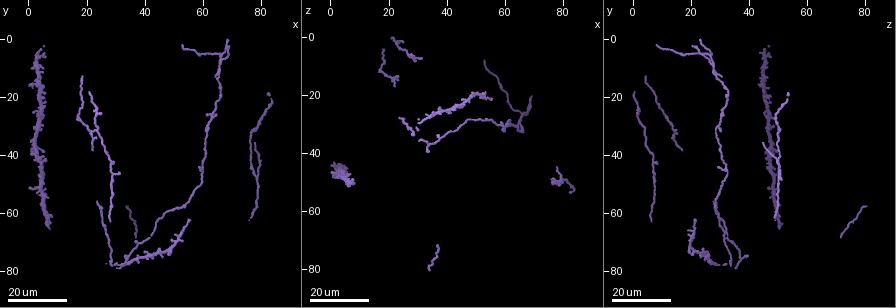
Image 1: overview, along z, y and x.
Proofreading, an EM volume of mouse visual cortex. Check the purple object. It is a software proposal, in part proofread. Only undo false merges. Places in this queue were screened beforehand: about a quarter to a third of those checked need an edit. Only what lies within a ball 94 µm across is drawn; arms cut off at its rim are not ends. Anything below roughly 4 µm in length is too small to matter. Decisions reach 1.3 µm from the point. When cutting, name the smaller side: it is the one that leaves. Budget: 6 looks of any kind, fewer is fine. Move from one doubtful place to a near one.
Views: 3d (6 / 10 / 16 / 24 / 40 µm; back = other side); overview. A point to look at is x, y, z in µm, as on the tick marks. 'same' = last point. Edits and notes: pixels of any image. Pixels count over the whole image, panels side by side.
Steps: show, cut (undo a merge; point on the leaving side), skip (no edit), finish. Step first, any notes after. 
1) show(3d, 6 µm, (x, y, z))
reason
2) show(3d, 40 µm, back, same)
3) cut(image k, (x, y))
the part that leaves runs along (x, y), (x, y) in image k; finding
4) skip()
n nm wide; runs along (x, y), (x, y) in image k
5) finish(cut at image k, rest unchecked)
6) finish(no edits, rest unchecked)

show(3d, 24 µm, (5, 54, 48))

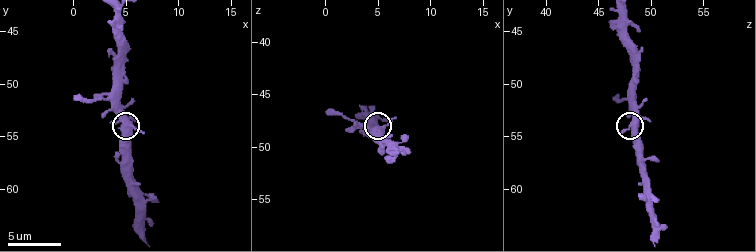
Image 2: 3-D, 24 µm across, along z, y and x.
show(3d, 6 µm, (5.6, 54.0, 47.8))

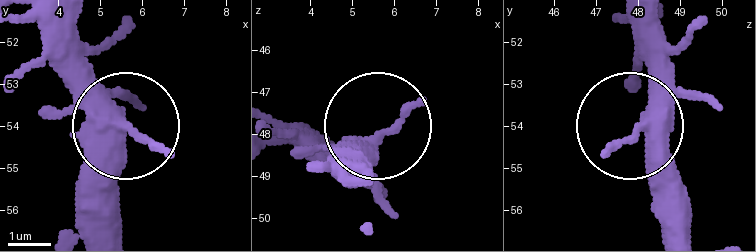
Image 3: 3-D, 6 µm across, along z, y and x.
skip()
side arm 53 µm; runs along (116, 234), (120, 115), (95, 62), (105, 40), (134, 29) in image 3; continuous, no second neuron

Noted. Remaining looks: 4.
show(3d, 24 µm, (62, 32, 29))
calibre changes

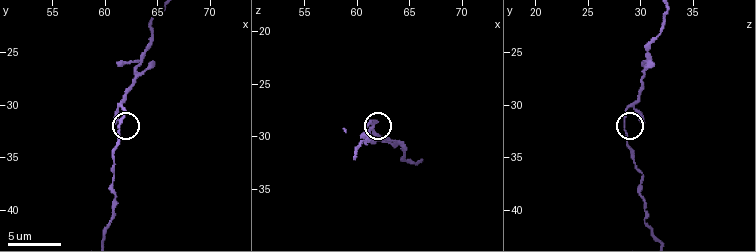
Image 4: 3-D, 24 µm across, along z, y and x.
show(3d, 6 µm, (61.6, 31.0, 28.4))
closer look

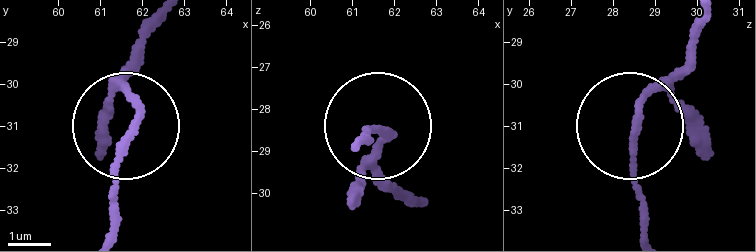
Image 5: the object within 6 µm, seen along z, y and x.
skip()
runs along (646, 232), (636, 135), (650, 92), (689, 53) in image 5; one neuron here

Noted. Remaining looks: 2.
show(3d, 10 µm, (63.2, 27.0, 30.4))
arms part here

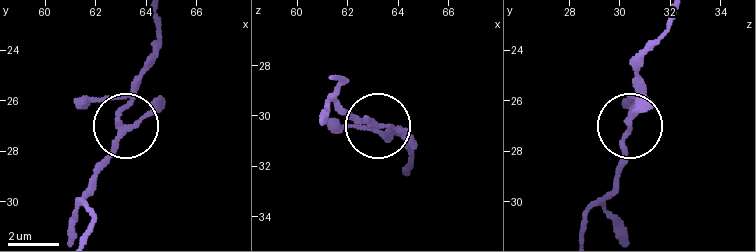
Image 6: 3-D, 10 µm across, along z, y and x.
show(3d, 10 µm, back, (63.2, 27.0, 30.4))

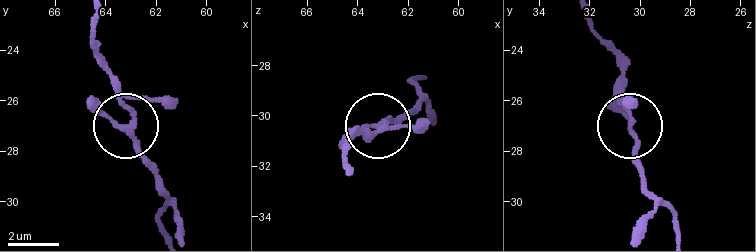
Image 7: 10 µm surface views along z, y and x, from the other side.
skip()
160 nm wide; runs along (168, 232), (157, 213), (163, 196), (155, 168), (105, 60) in image 7; continuous, no second neuron

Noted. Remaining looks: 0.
finish(no edits, rest unchecked)

